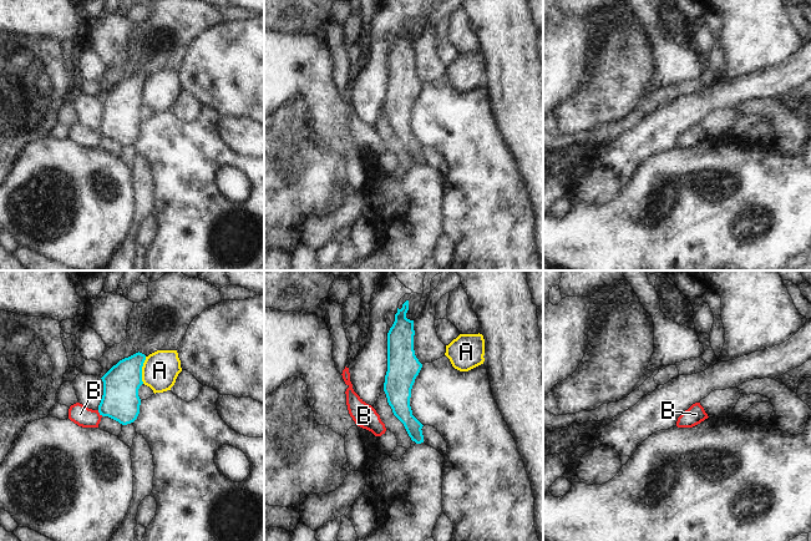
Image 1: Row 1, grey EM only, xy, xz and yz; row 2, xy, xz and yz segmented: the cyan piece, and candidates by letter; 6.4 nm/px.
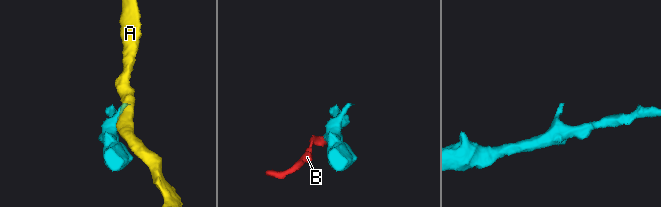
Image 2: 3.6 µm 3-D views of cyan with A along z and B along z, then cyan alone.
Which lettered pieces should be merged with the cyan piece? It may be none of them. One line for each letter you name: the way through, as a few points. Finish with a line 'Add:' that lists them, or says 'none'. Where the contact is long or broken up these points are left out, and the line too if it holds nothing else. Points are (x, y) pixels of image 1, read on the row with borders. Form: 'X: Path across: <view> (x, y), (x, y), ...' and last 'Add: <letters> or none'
B: Path across: xy (120, 402), (100, 413), (80, 414)
Add: B

